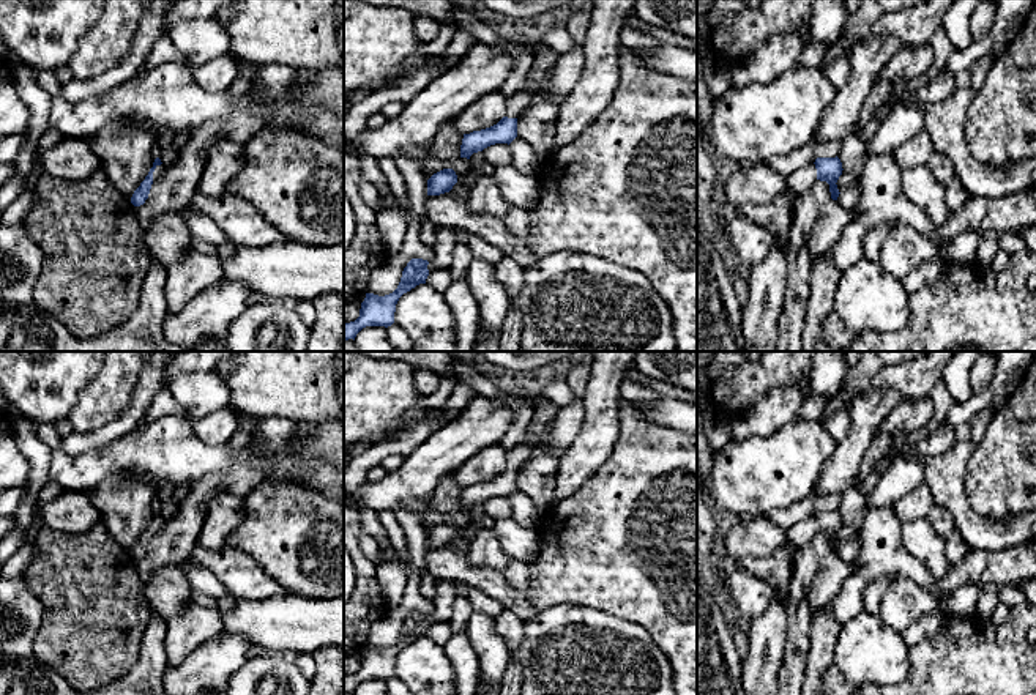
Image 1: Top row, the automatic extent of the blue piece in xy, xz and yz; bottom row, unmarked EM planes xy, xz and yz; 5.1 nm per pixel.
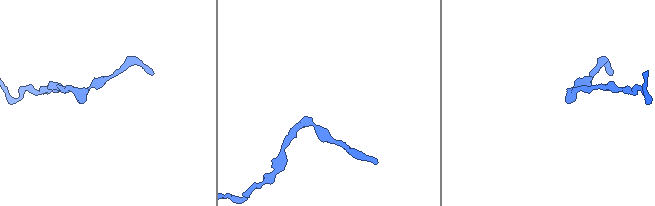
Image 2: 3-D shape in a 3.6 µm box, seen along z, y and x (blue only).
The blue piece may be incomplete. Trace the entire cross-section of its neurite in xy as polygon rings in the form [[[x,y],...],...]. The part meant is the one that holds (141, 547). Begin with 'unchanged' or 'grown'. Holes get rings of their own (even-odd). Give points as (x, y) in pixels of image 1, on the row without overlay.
grown; [[[156,511],[148,528],[145,530],[145,533],[140,536],[140,539],[134,544],[131,550],[131,556],[134,559],[140,559],[145,556],[145,553],[148,552],[151,537],[164,526],[164,523],[166,523],[166,518],[161,515],[159,511]]]

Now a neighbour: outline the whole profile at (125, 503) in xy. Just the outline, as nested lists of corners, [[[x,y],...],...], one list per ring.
[[[114,476],[90,493],[110,537],[129,553],[153,520],[156,496],[155,484],[131,476]]]

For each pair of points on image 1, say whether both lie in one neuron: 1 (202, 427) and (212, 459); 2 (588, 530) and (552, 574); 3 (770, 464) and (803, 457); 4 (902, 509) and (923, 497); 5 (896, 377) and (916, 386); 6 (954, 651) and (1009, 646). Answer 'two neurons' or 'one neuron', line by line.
1: two neurons
2: one neuron
3: one neuron
4: one neuron
5: one neuron
6: one neuron

